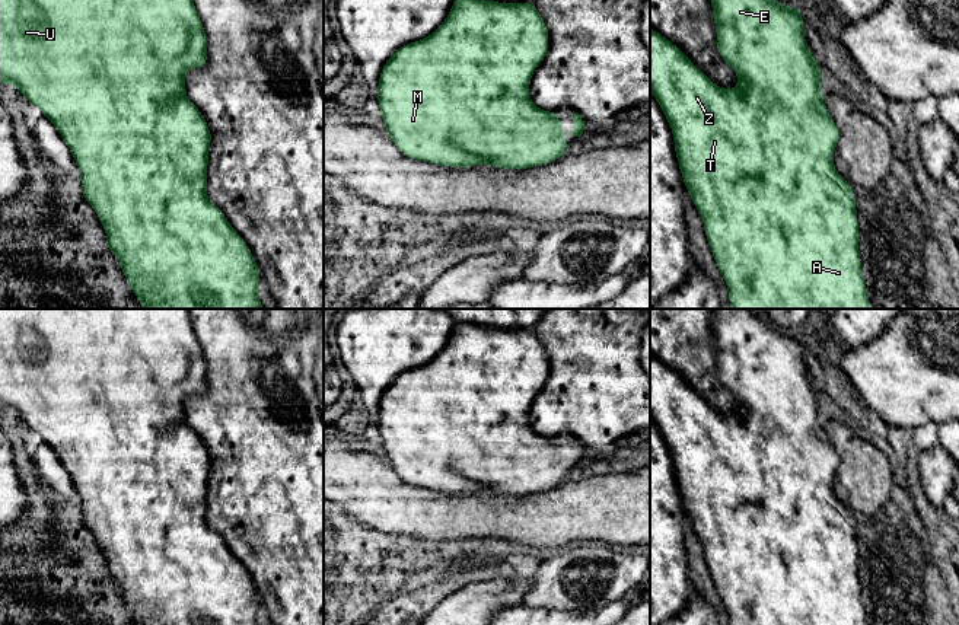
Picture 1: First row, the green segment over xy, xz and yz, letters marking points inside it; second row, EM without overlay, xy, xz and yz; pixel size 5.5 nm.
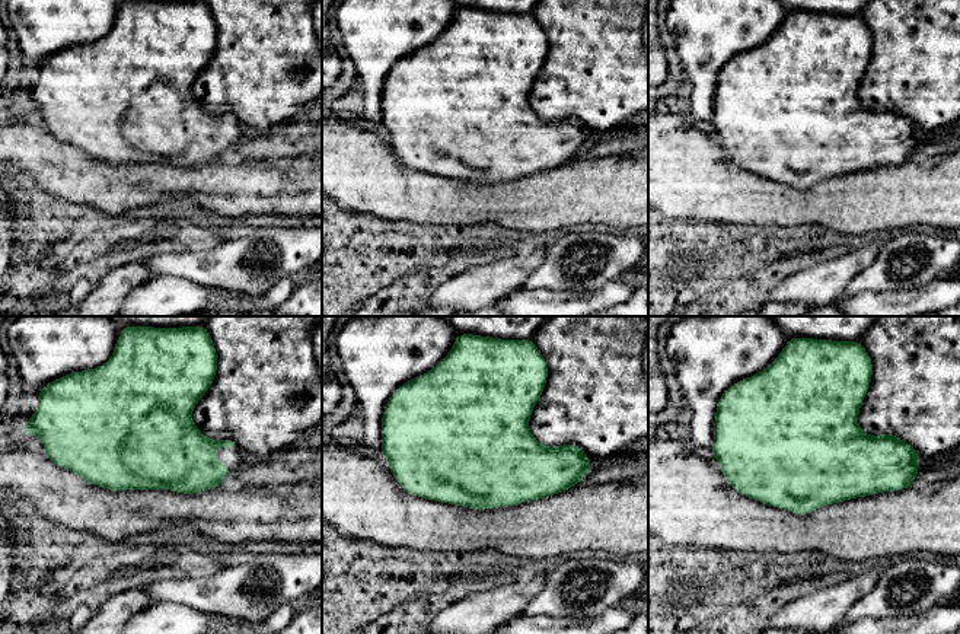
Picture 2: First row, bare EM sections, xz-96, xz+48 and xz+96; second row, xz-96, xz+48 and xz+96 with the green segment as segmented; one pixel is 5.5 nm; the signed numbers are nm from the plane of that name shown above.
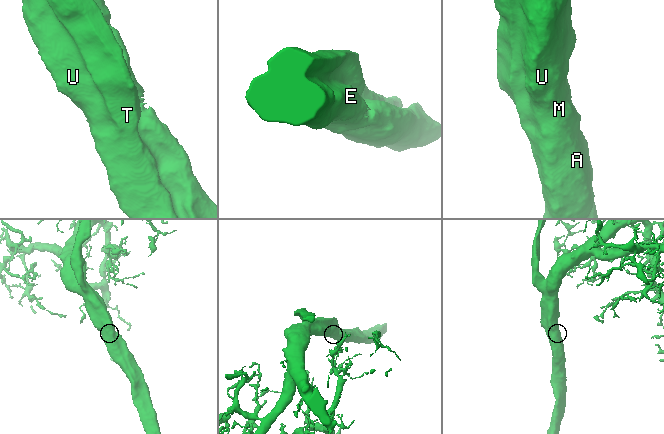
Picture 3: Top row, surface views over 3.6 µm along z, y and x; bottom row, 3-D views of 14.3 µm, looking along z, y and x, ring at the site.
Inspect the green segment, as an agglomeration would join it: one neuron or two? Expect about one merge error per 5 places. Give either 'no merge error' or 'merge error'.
no merge error

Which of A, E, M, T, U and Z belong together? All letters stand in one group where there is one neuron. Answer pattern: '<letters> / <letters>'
A E M T U Z

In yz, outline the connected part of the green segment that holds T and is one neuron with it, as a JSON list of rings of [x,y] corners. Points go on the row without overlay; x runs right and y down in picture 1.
[[[713,309],[711,337],[717,358],[717,377],[737,399],[736,415],[719,414],[675,370],[650,354],[650,418],[656,422],[672,455],[679,497],[686,517],[702,543],[711,580],[729,615],[729,625],[869,625],[861,600],[854,516],[834,494],[839,456],[823,430],[821,392],[810,380],[805,366],[800,334],[780,331],[754,309]]]

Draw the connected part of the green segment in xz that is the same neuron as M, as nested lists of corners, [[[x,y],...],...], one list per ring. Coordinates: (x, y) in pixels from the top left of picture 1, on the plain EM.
[[[455,323],[445,348],[427,364],[402,372],[382,393],[377,430],[392,469],[410,485],[450,494],[488,490],[501,495],[544,492],[565,482],[563,450],[529,424],[531,404],[549,373],[547,351],[532,329]]]

